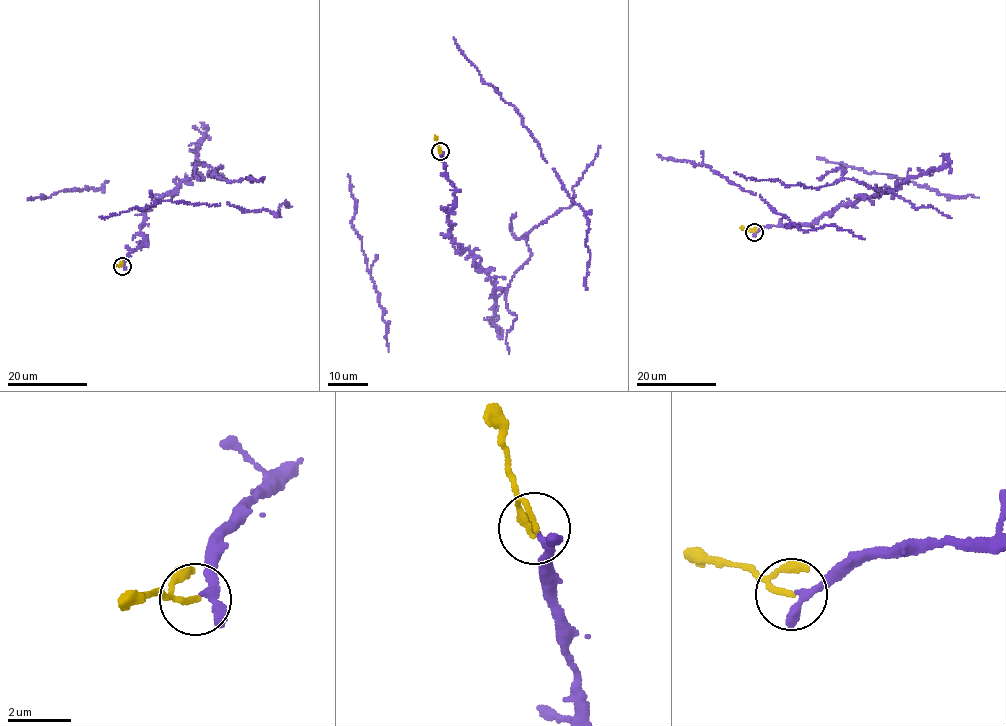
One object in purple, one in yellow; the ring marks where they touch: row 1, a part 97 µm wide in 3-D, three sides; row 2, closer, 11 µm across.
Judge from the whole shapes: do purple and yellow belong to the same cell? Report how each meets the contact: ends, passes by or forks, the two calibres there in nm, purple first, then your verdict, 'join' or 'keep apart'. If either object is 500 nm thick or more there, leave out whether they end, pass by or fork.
purple passes by; yellow ends there; 200 nm thick on the purple side, 160 nm on the other; join

